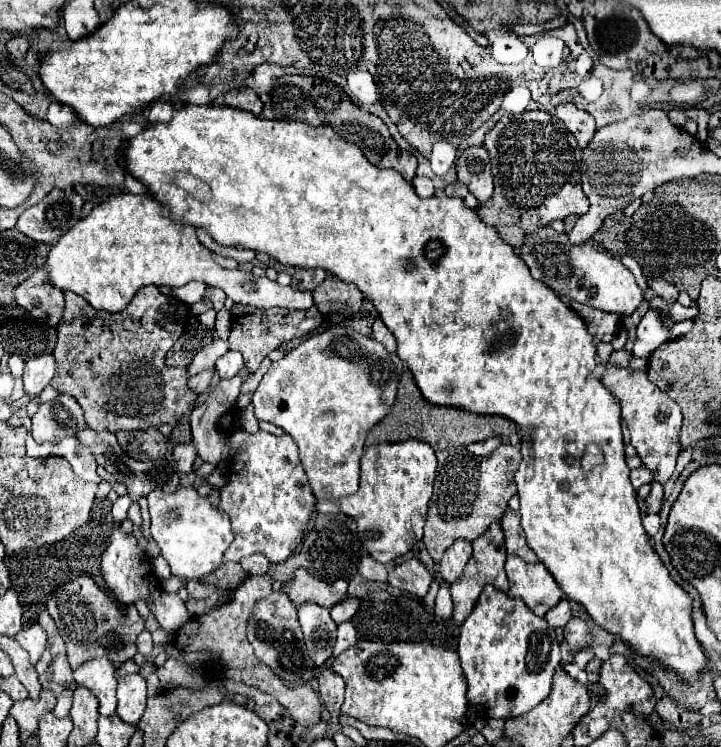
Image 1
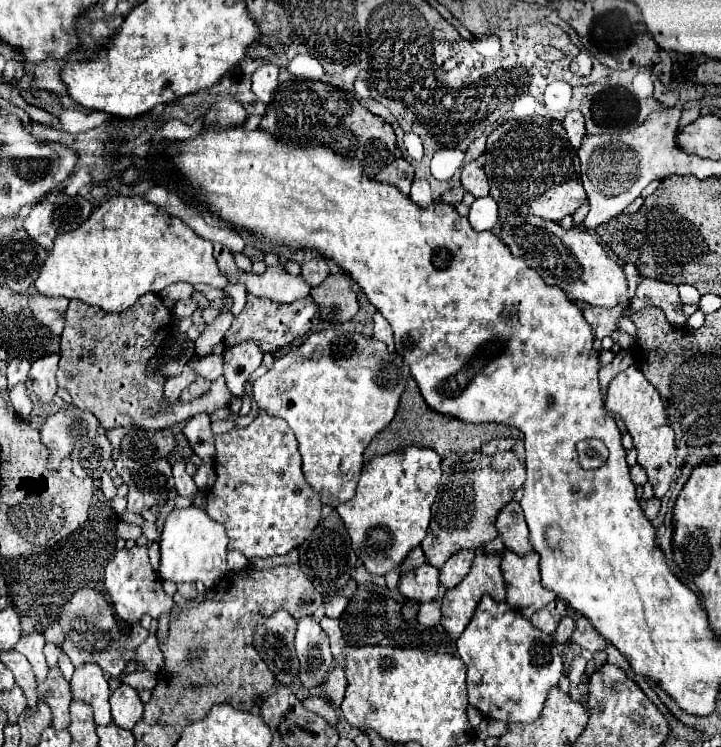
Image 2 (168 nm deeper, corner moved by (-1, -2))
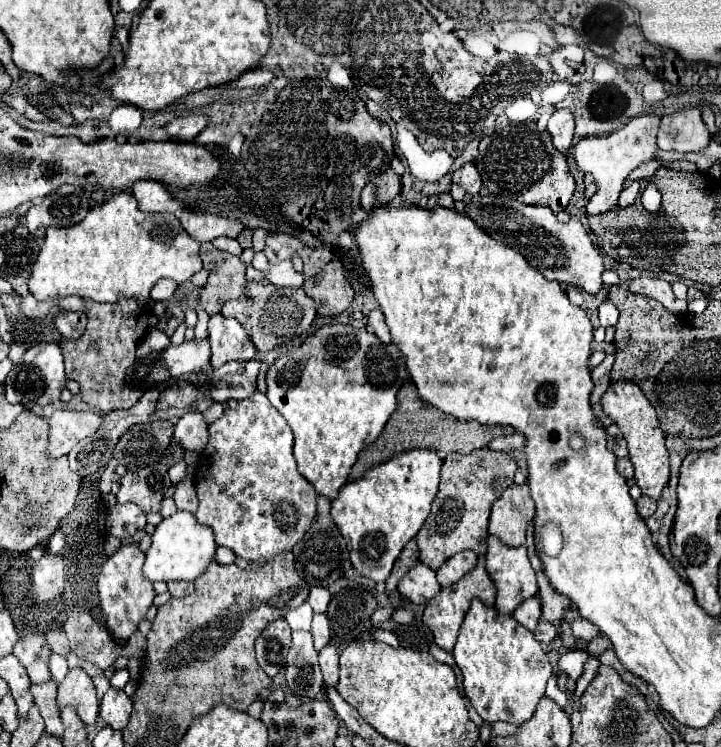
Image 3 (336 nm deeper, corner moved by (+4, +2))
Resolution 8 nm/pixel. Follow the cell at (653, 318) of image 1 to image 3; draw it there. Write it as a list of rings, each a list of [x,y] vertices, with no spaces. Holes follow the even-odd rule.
[[[605,301],[605,303],[599,305],[599,321],[601,321],[601,327],[617,325],[617,319],[619,319],[619,311],[617,311],[617,307],[611,301]]]

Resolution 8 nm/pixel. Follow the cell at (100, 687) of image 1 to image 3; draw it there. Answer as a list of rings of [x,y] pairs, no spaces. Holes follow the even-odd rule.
[[[71,669],[67,673],[65,681],[59,685],[57,705],[75,707],[85,725],[95,725],[99,715],[99,701],[95,695],[95,685],[83,669]]]

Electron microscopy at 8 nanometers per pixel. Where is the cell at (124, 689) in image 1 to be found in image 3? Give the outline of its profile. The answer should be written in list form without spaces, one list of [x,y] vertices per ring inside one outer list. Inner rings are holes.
[[[109,687],[109,691],[101,699],[101,717],[113,729],[123,729],[129,723],[133,709],[133,701],[125,695],[123,689]]]

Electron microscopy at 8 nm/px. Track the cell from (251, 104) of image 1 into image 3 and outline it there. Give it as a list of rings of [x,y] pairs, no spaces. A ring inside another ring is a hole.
[[[195,113],[195,115],[173,119],[171,123],[165,125],[165,129],[171,137],[183,139],[183,141],[193,141],[207,125],[209,125],[209,117],[205,113]]]

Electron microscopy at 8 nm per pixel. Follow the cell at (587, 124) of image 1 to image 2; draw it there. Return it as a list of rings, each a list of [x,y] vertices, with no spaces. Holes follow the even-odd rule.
[[[570,111],[564,121],[562,121],[564,129],[566,129],[566,135],[568,135],[568,141],[574,149],[580,147],[580,141],[582,137],[586,135],[586,129],[584,129],[584,117],[580,111]]]

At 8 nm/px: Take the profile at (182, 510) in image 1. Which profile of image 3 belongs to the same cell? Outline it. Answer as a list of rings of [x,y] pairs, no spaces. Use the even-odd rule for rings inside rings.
[[[177,511],[157,525],[153,533],[153,545],[147,551],[147,559],[143,565],[143,575],[149,581],[195,581],[211,565],[211,561],[215,559],[215,551],[217,543],[213,537],[213,529],[201,525],[193,513]]]

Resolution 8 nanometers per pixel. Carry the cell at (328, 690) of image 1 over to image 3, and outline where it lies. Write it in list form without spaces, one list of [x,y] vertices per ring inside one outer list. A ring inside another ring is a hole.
[[[333,643],[319,651],[319,663],[321,663],[321,673],[323,673],[325,685],[335,687],[339,681],[339,655],[337,655],[337,647]]]

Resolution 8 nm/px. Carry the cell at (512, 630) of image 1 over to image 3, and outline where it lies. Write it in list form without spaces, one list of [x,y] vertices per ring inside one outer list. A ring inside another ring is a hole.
[[[473,599],[459,629],[453,649],[455,663],[463,673],[465,695],[483,721],[507,721],[521,725],[535,713],[535,705],[545,695],[547,679],[553,675],[547,653],[535,639],[535,633],[515,621],[513,615],[501,615],[495,607]]]

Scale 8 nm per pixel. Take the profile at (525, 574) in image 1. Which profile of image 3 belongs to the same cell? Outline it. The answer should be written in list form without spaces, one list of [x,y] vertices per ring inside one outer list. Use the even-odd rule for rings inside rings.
[[[489,537],[487,539],[487,573],[489,577],[493,579],[495,587],[497,587],[497,611],[499,613],[513,613],[525,599],[529,597],[535,597],[539,593],[539,585],[537,585],[537,577],[535,577],[535,571],[529,563],[529,557],[527,557],[527,547],[521,545],[521,547],[507,547],[505,543],[501,543],[497,537]]]

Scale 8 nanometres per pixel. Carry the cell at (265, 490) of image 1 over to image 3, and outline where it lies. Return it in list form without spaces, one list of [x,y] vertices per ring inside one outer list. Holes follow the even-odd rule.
[[[263,391],[239,401],[237,409],[225,409],[223,417],[209,425],[209,443],[201,453],[201,467],[197,471],[197,521],[215,531],[217,545],[233,549],[237,557],[247,561],[271,559],[281,551],[289,551],[309,531],[315,517],[317,493],[297,471],[293,457],[293,433],[283,415],[269,403]]]

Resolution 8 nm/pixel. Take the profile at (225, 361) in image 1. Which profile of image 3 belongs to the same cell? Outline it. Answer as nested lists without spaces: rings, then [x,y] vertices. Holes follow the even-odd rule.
[[[185,341],[183,345],[169,345],[163,351],[163,361],[173,377],[205,373],[211,367],[211,347],[209,341]]]

